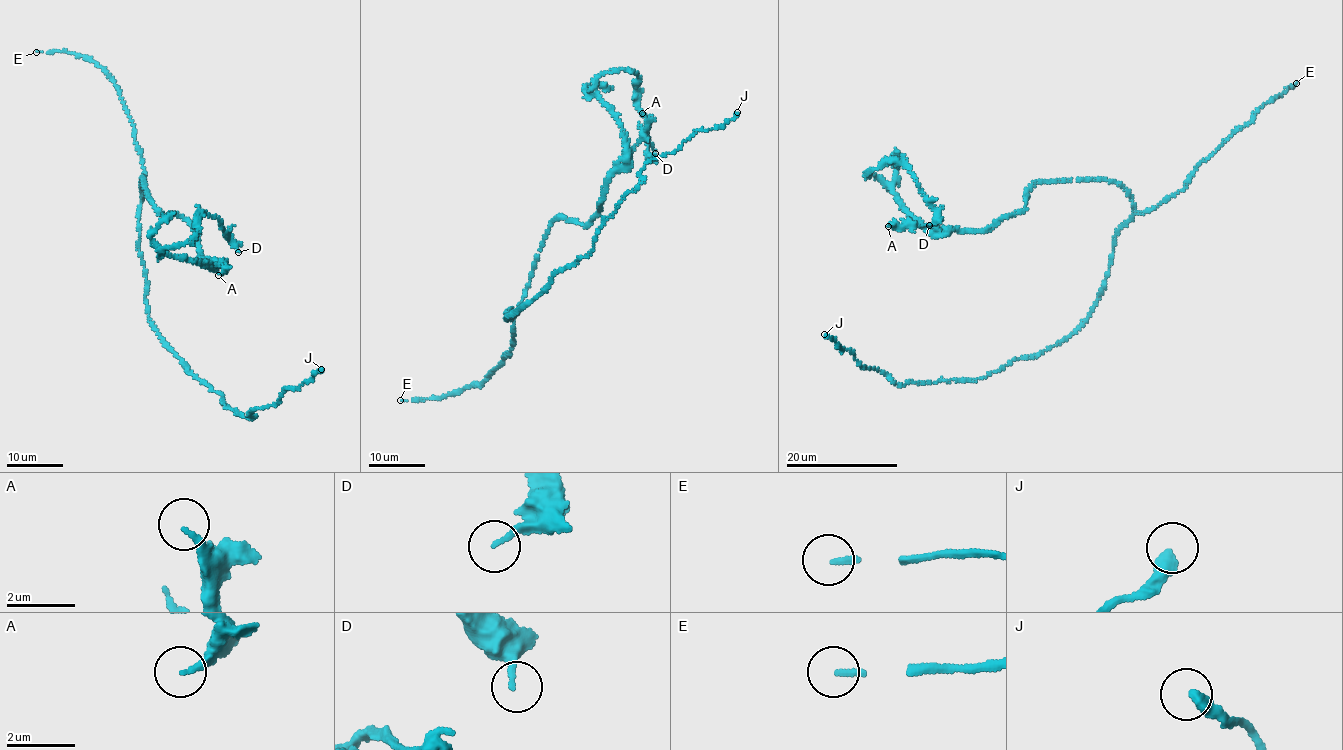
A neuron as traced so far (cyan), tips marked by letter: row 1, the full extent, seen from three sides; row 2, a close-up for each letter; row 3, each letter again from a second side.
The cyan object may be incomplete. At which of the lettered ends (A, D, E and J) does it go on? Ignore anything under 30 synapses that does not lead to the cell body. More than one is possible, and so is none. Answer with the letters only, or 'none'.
E

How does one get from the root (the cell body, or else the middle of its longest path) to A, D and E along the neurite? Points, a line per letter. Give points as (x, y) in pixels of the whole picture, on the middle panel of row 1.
A: (516, 314), (549, 225), (560, 219), (590, 222), (598, 211), (606, 176), (642, 137), (646, 117), (642, 113)
D: (516, 314), (549, 225), (590, 222), (624, 155), (597, 89), (603, 73), (639, 77), (655, 153)
E: (516, 314), (511, 352), (504, 355), (504, 362), (483, 382), (438, 397), (400, 400)

